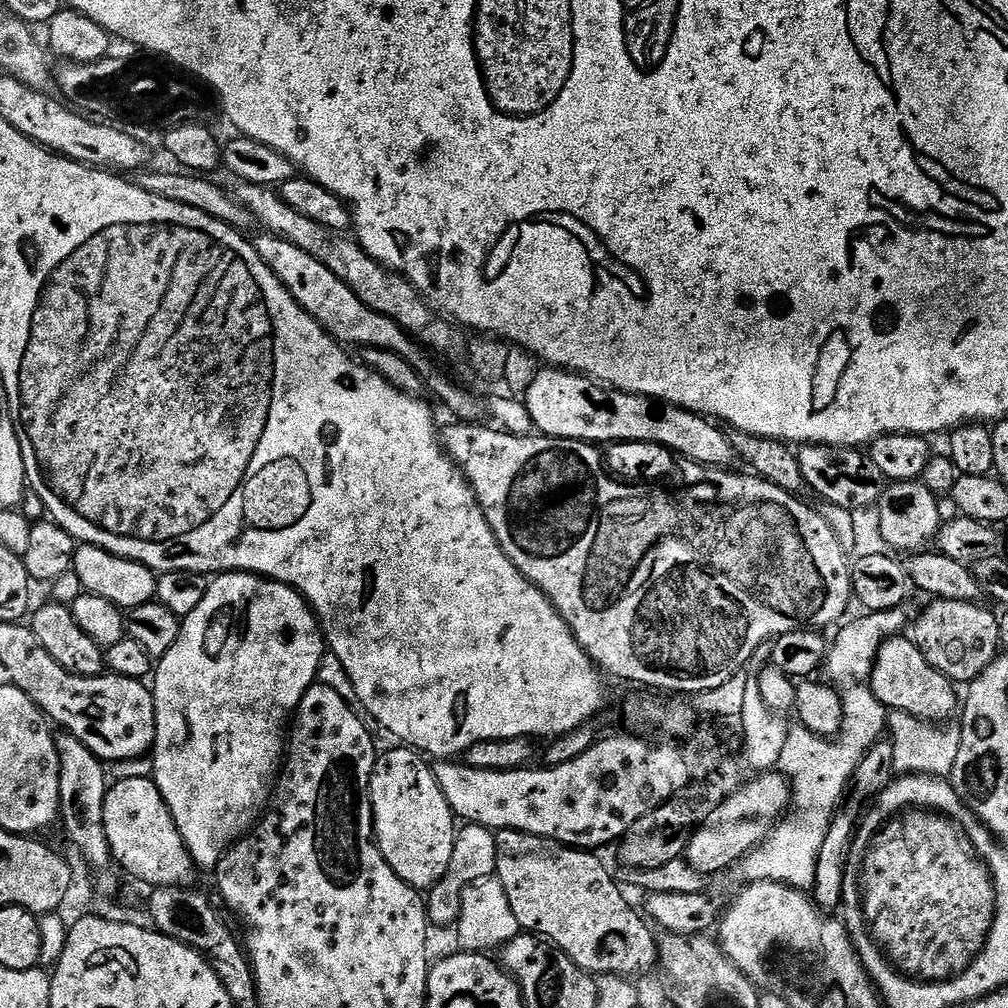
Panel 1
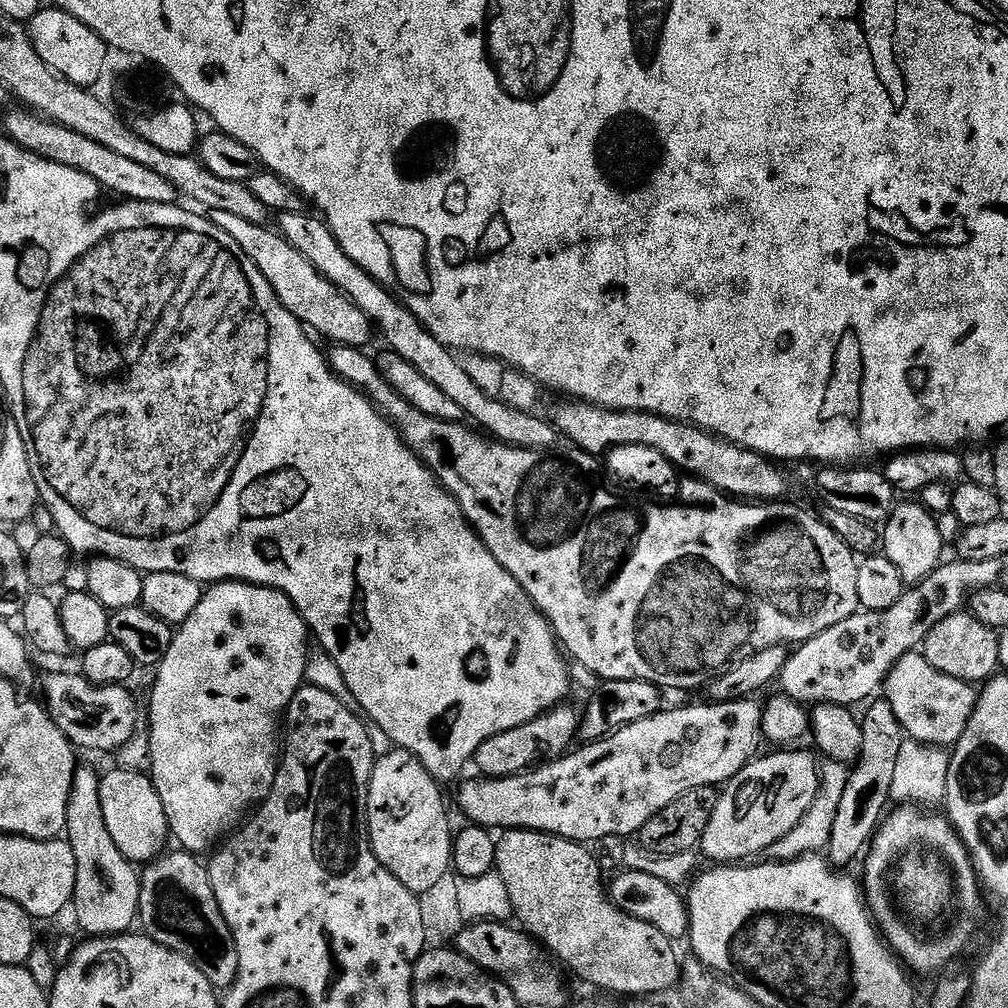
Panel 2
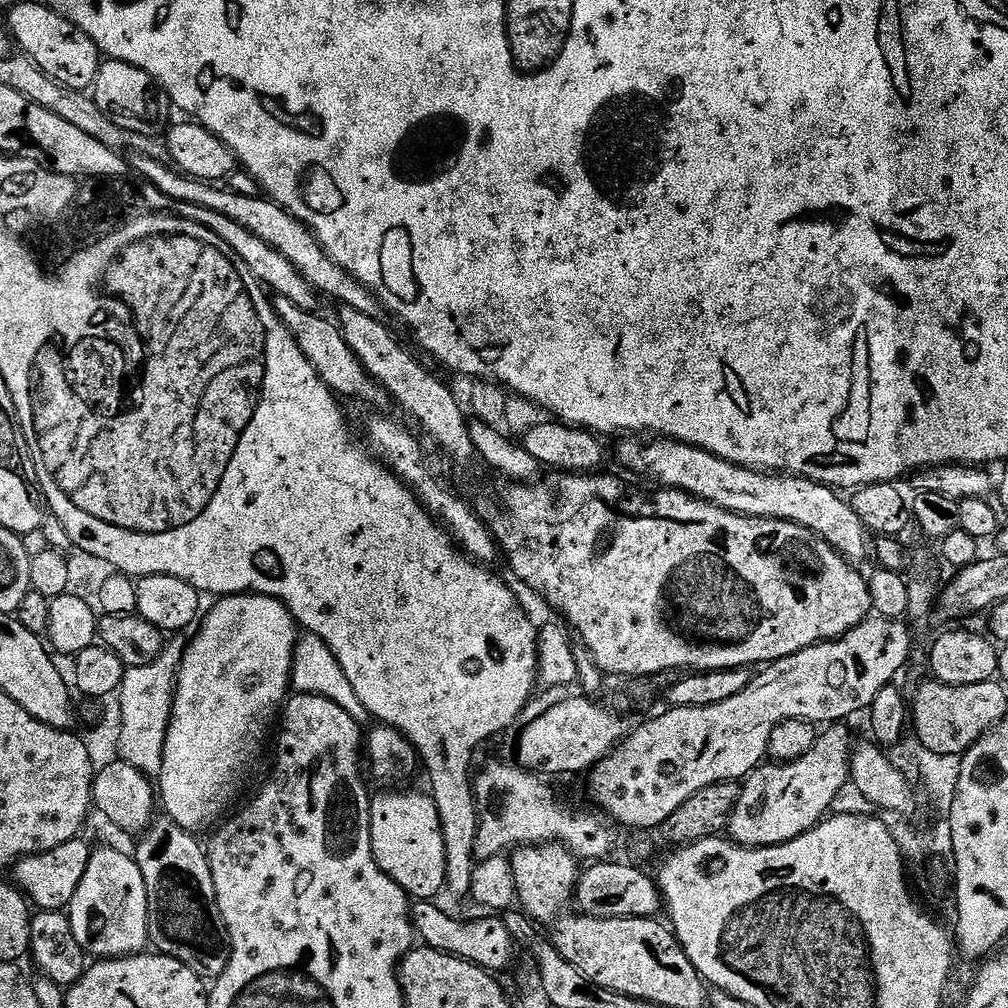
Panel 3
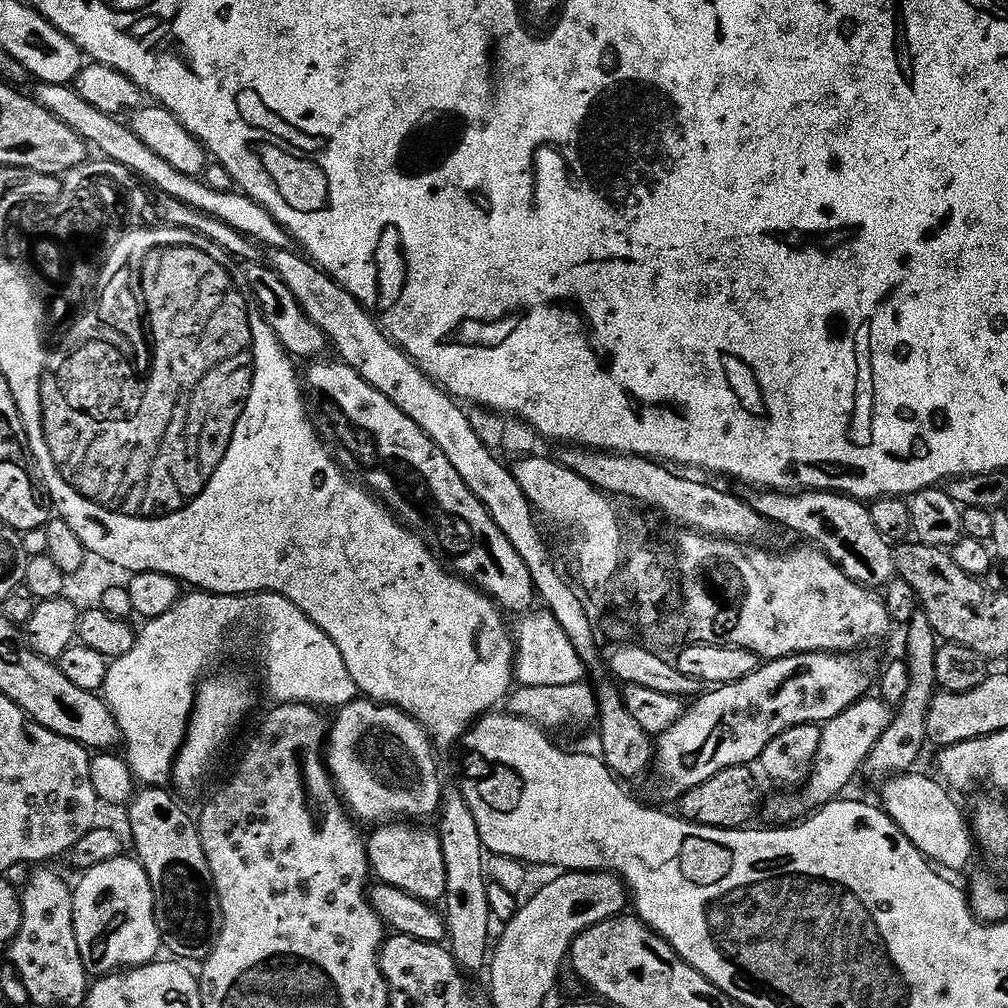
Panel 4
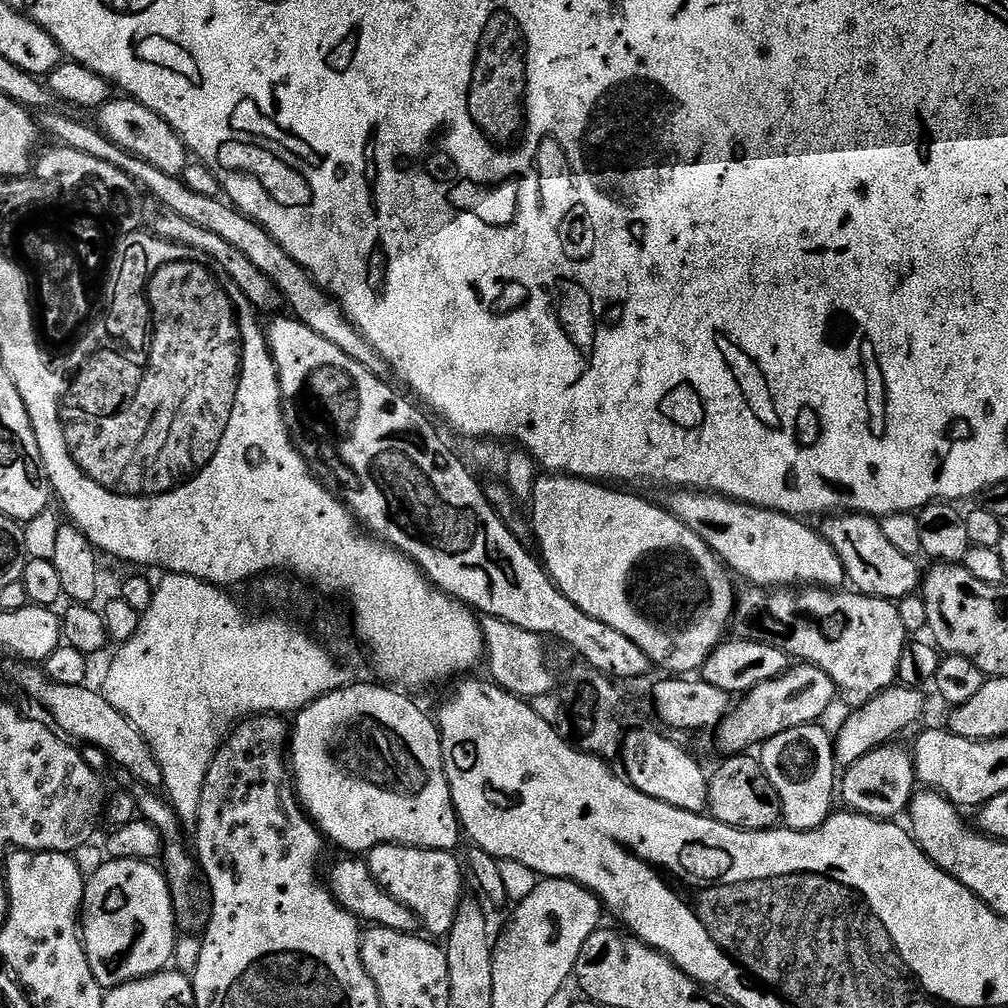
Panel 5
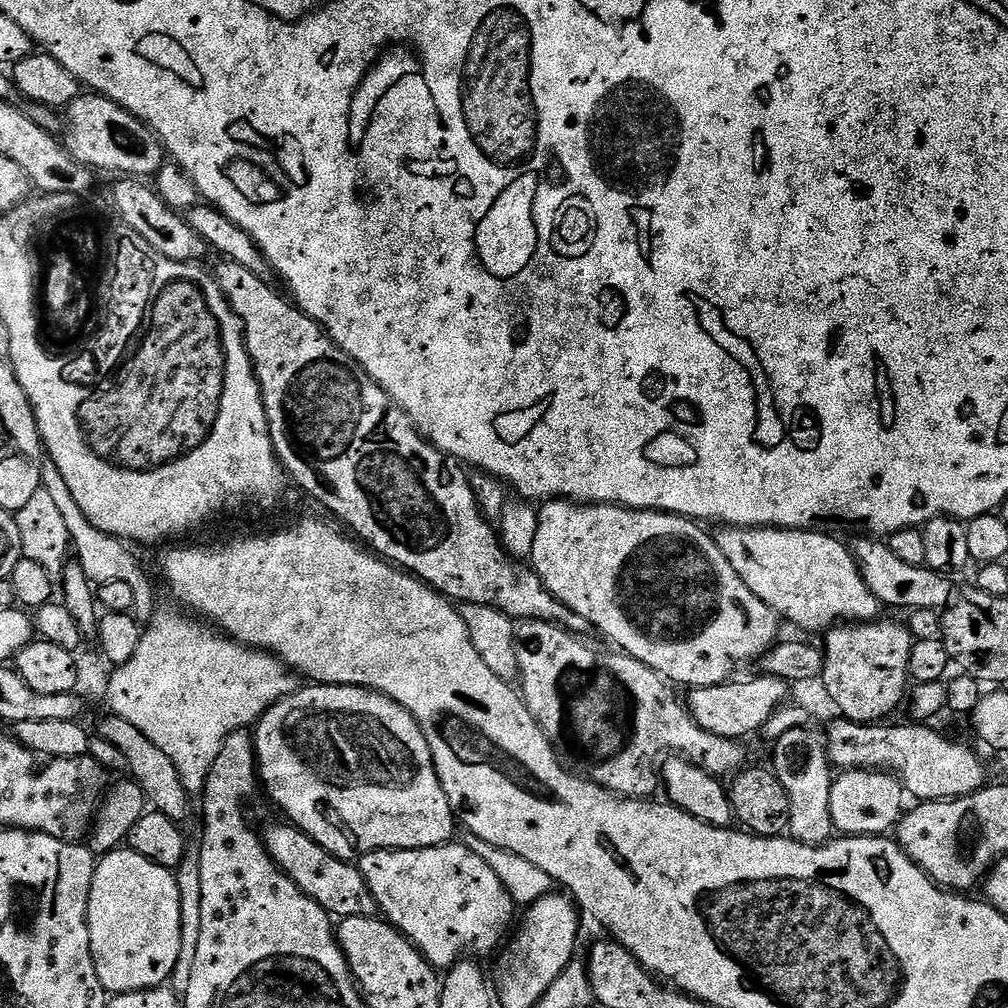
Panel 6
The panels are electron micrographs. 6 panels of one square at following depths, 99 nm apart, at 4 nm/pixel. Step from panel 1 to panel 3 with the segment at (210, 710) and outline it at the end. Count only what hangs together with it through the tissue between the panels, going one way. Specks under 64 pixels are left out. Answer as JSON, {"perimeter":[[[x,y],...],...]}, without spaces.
{"perimeter":[[[241,594],[225,596],[215,603],[209,612],[207,609],[203,613],[195,629],[196,637],[184,649],[158,777],[158,800],[168,811],[167,819],[193,834],[200,834],[203,828],[211,829],[229,811],[227,808],[239,798],[244,783],[259,766],[268,740],[268,727],[271,724],[273,727],[290,695],[292,659],[298,639],[298,625],[292,611],[272,596]]]}

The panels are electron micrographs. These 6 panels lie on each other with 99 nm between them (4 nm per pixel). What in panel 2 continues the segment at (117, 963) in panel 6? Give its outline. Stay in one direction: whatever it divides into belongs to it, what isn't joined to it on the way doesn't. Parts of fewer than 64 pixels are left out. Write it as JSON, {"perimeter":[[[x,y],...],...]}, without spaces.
{"perimeter":[[[77,767],[70,790],[64,827],[69,846],[78,862],[74,912],[76,920],[92,938],[118,936],[129,931],[140,915],[140,876],[134,864],[123,856],[114,844],[103,818],[102,799],[99,797],[101,777],[92,768]]]}

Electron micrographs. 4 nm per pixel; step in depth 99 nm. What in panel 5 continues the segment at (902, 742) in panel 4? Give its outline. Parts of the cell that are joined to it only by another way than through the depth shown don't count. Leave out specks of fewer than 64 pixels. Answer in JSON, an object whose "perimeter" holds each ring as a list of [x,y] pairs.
{"perimeter":[[[896,742],[886,743],[881,748],[870,750],[870,754],[858,758],[858,762],[843,769],[838,796],[844,799],[845,809],[889,822],[895,821],[896,815],[899,812],[901,815],[907,809],[918,788],[916,764],[912,760],[911,751],[907,747],[899,748],[898,745]]]}

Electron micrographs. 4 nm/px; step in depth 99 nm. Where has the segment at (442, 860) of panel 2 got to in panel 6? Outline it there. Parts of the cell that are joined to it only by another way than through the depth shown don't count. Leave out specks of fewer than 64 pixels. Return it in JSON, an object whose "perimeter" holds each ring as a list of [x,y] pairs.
{"perimeter":[[[449,842],[439,848],[382,848],[379,852],[365,852],[359,857],[358,867],[370,886],[370,894],[378,902],[383,919],[416,945],[437,970],[447,970],[465,954],[492,952],[501,947],[500,939],[509,935],[514,905],[506,886],[474,854],[467,843]]]}

